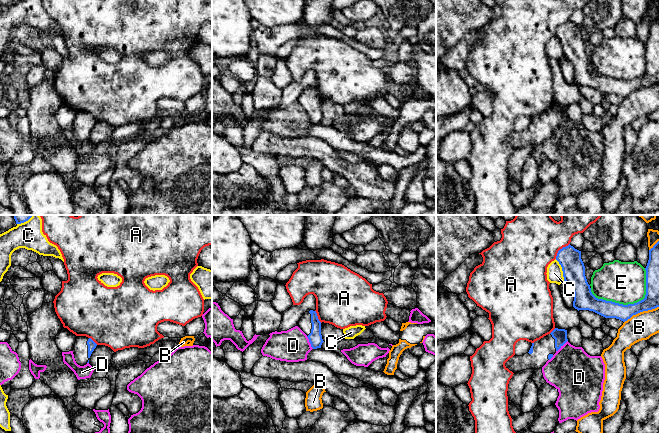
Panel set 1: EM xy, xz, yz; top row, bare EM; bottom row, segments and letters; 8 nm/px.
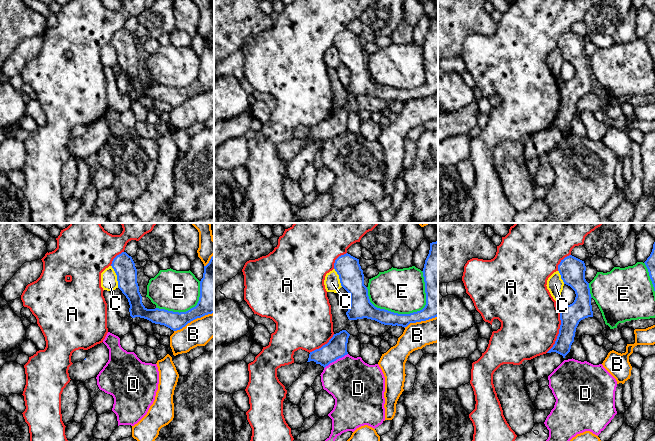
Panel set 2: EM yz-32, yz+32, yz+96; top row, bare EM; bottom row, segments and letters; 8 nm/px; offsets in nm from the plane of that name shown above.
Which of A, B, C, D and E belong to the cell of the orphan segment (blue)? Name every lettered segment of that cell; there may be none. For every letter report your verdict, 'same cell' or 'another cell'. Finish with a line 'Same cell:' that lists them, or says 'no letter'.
A: another cell
B: another cell
C: another cell
D: another cell
E: another cell
Same cell: no letter

